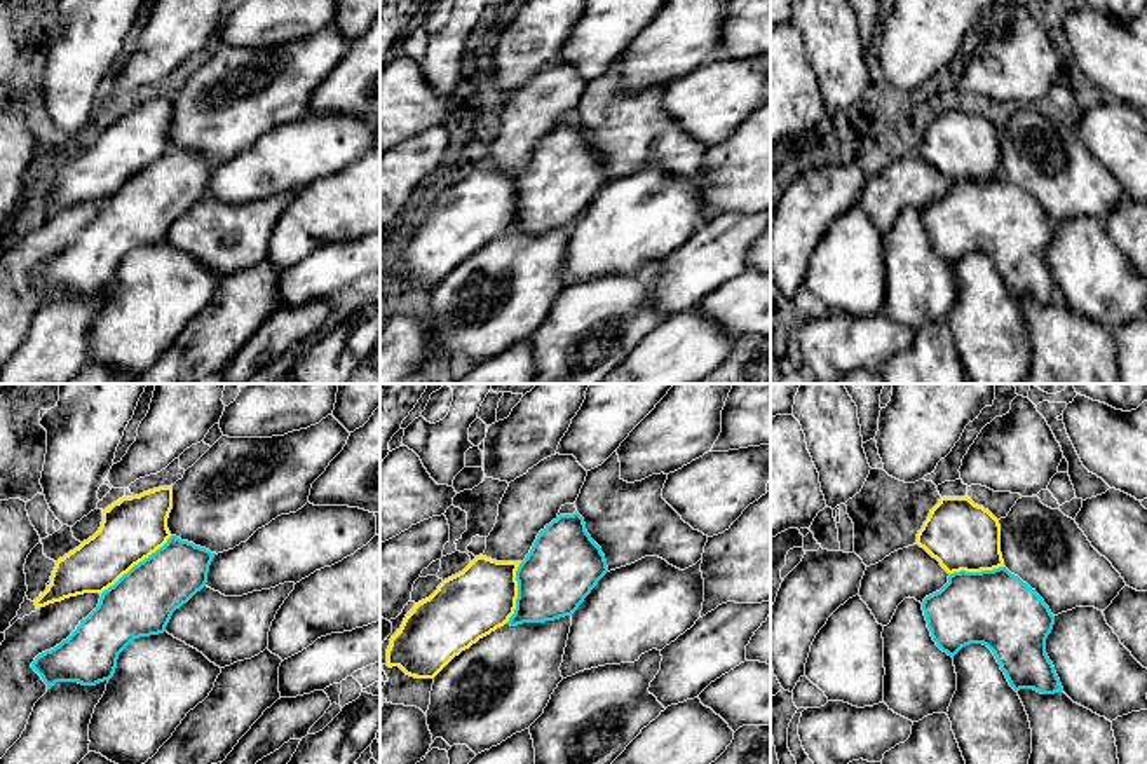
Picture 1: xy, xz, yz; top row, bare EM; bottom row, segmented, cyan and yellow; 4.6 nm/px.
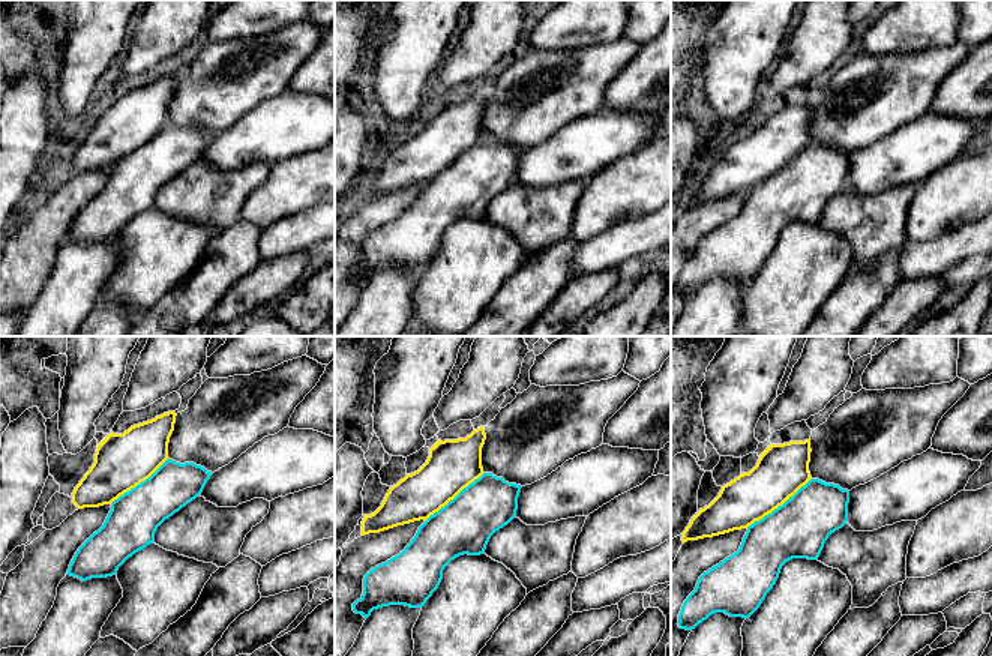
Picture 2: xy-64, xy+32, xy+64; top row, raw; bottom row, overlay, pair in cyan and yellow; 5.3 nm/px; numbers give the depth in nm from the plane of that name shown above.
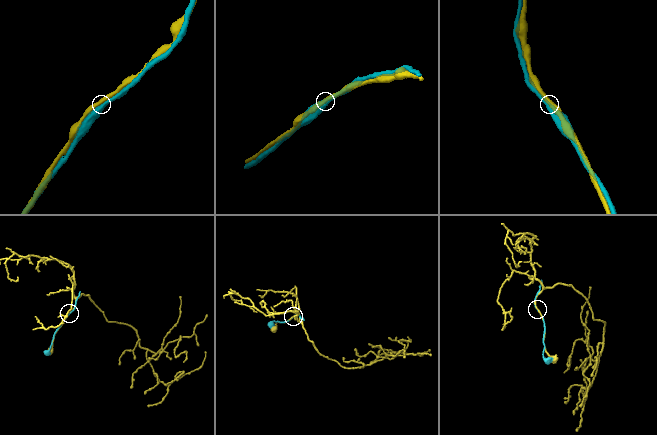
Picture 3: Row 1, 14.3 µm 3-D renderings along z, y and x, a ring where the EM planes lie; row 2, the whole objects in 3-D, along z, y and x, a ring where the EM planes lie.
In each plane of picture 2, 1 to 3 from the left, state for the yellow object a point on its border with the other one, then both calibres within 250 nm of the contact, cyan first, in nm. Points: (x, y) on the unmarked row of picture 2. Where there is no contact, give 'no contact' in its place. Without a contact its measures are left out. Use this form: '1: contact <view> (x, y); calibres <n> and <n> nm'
1: contact xy-64 (140, 147); calibres 280 and 300 nm
2: contact xy+32 (455, 161); calibres 300 and 280 nm
3: contact xy+64 (779, 170); calibres 320 and 280 nm

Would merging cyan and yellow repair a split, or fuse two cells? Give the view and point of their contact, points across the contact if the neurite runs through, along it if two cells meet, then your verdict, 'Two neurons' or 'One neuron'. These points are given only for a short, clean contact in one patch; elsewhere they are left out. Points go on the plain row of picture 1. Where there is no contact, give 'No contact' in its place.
Touches cyan at xy (138, 173). Two neurons

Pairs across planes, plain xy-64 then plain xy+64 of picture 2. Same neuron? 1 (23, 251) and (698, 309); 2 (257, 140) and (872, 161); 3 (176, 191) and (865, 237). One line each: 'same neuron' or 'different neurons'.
1: different neurons
2: same neuron
3: same neuron

